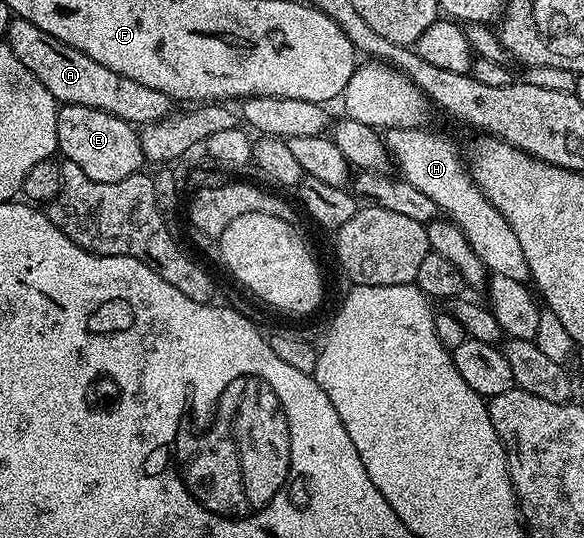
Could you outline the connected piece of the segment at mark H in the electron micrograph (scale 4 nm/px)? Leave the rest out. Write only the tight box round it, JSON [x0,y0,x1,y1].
[384,128,531,284]

